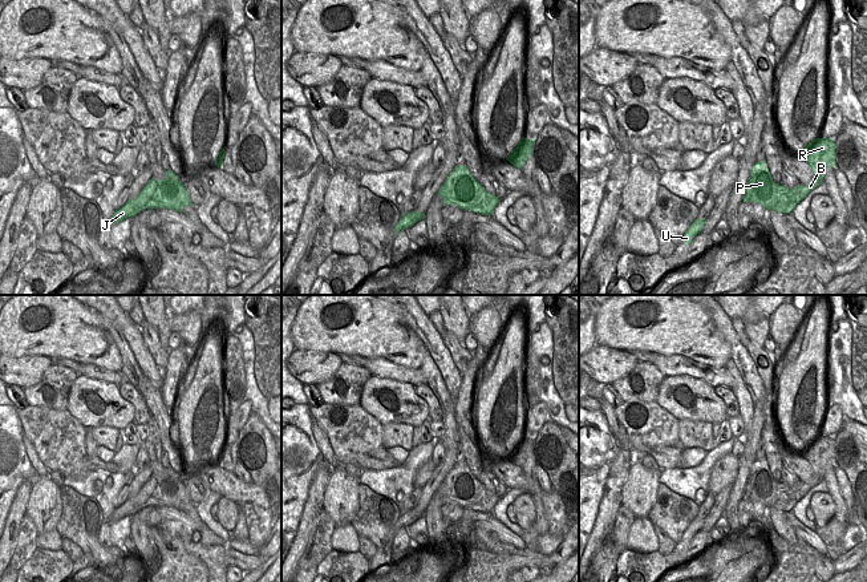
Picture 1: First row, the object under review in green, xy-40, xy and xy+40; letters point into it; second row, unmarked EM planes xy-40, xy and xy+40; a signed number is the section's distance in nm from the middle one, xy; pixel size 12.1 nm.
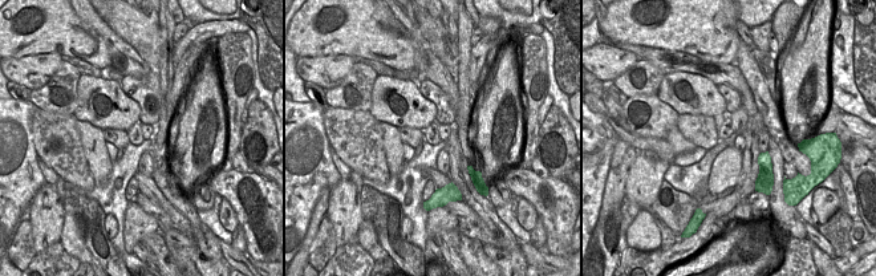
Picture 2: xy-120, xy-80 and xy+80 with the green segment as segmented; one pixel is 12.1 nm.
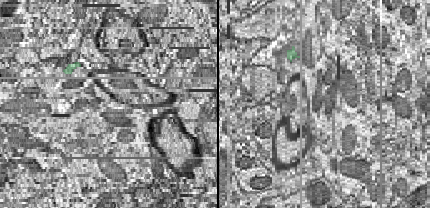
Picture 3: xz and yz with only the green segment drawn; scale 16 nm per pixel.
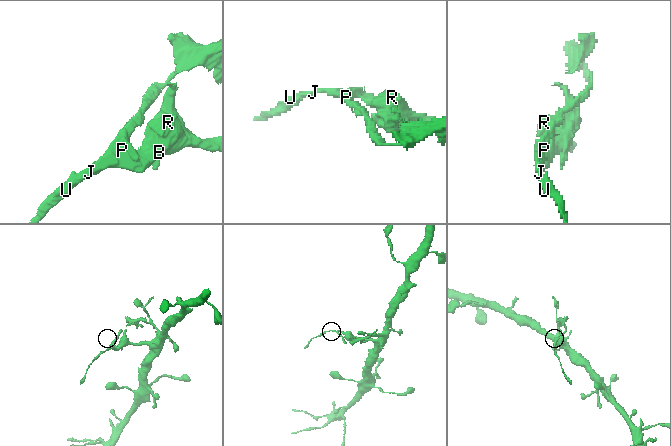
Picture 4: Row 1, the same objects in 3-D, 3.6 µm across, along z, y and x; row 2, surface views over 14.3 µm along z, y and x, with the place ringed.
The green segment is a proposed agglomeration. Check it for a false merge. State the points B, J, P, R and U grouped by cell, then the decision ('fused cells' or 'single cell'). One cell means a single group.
groups B J P R / U; fused cells

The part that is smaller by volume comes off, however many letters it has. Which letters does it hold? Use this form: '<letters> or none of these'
U

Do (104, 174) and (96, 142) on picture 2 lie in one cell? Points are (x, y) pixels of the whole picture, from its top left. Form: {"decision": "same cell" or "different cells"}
{"decision": "same cell"}

